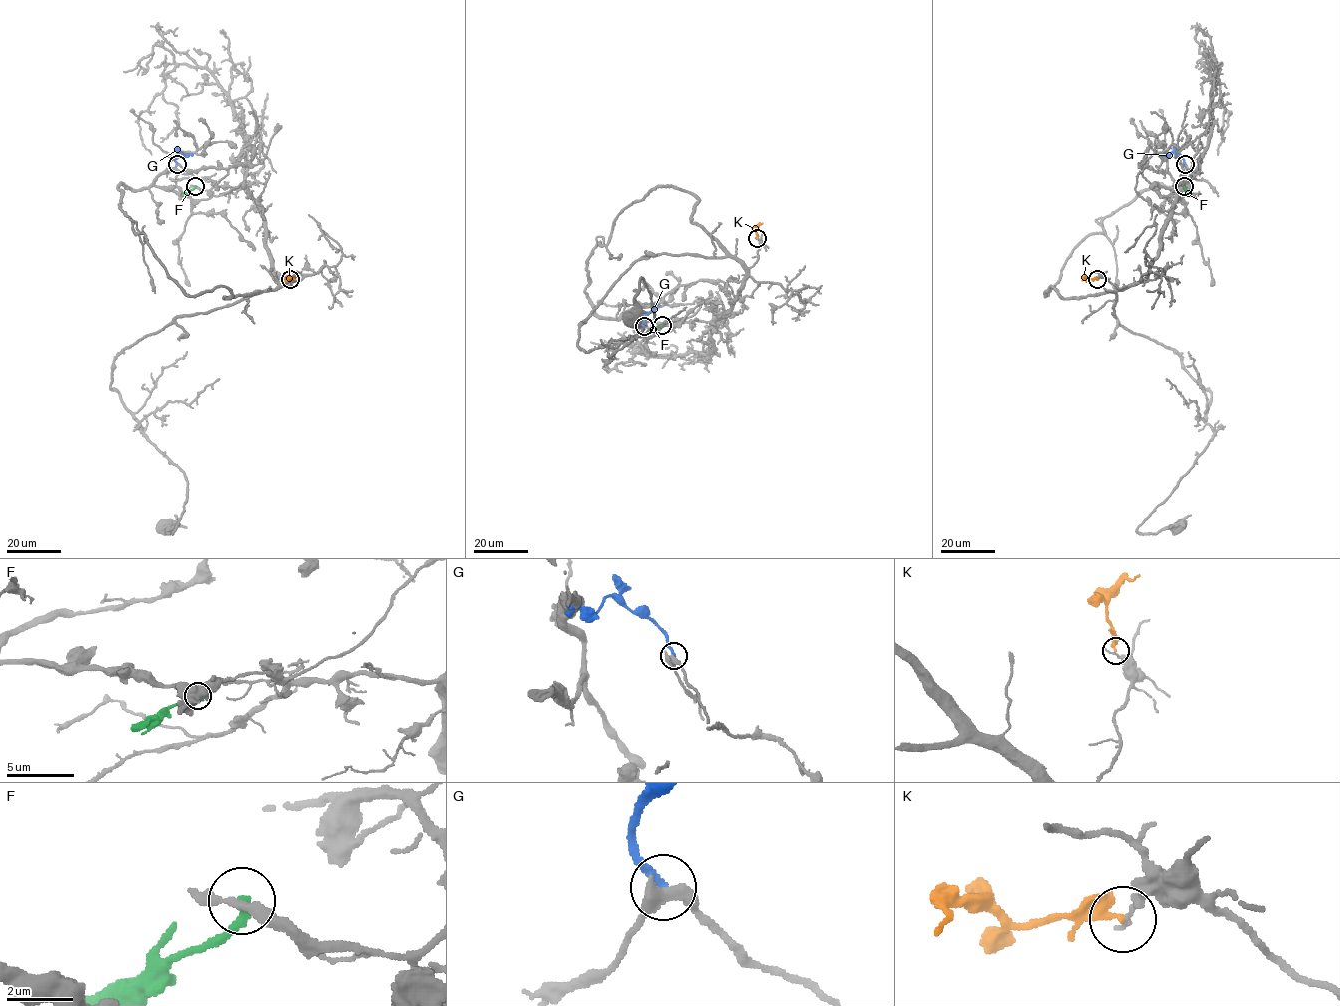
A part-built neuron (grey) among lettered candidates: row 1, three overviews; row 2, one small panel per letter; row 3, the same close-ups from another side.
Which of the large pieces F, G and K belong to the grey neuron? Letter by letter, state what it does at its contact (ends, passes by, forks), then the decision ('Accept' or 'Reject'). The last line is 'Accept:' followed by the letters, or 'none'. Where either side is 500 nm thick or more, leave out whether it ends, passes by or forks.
F: It ends there. Reject
G: It ends there. Reject
K: It ends there. Reject
Accept: none

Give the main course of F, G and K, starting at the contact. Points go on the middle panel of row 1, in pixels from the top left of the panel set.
F: (661, 325), (648, 332)
G: (644, 326), (642, 323), (647, 314), (659, 304)
K: (757, 238), (756, 228), (762, 223)

